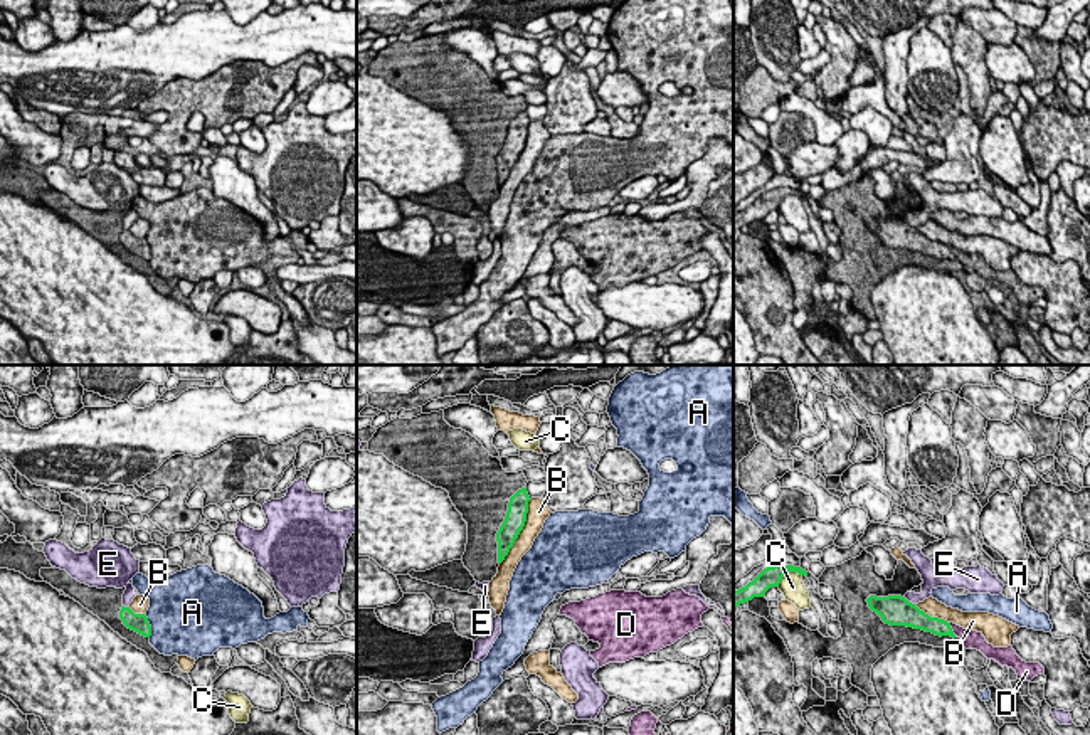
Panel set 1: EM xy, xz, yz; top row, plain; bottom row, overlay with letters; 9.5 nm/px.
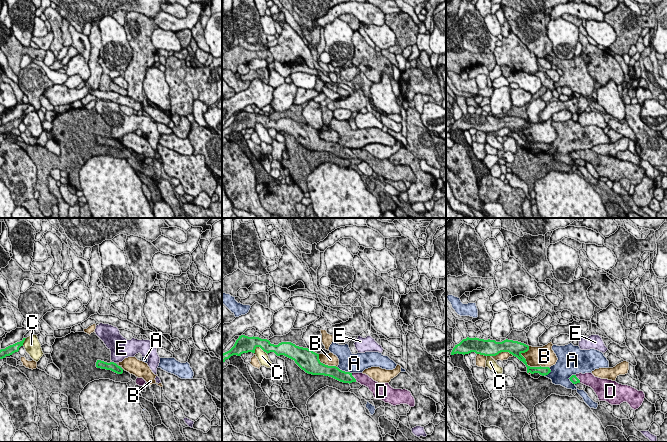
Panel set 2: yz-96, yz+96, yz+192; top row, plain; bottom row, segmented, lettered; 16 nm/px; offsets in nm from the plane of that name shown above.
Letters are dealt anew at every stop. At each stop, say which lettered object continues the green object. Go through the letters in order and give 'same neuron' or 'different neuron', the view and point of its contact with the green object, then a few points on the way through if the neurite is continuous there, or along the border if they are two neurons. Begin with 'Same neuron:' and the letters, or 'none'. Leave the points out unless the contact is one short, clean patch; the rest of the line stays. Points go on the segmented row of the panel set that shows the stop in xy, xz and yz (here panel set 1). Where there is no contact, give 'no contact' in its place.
Same neuron: D
A: different neuron | xy (150, 626)
B: different neuron | xz (520, 530)
C: different neuron | yz (786, 571)
D: same neuron | yz (951, 629) | across yz (937, 626), (951, 629), (973, 639)
E: different neuron | yz (907, 601) | along yz (904, 596), (914, 604)

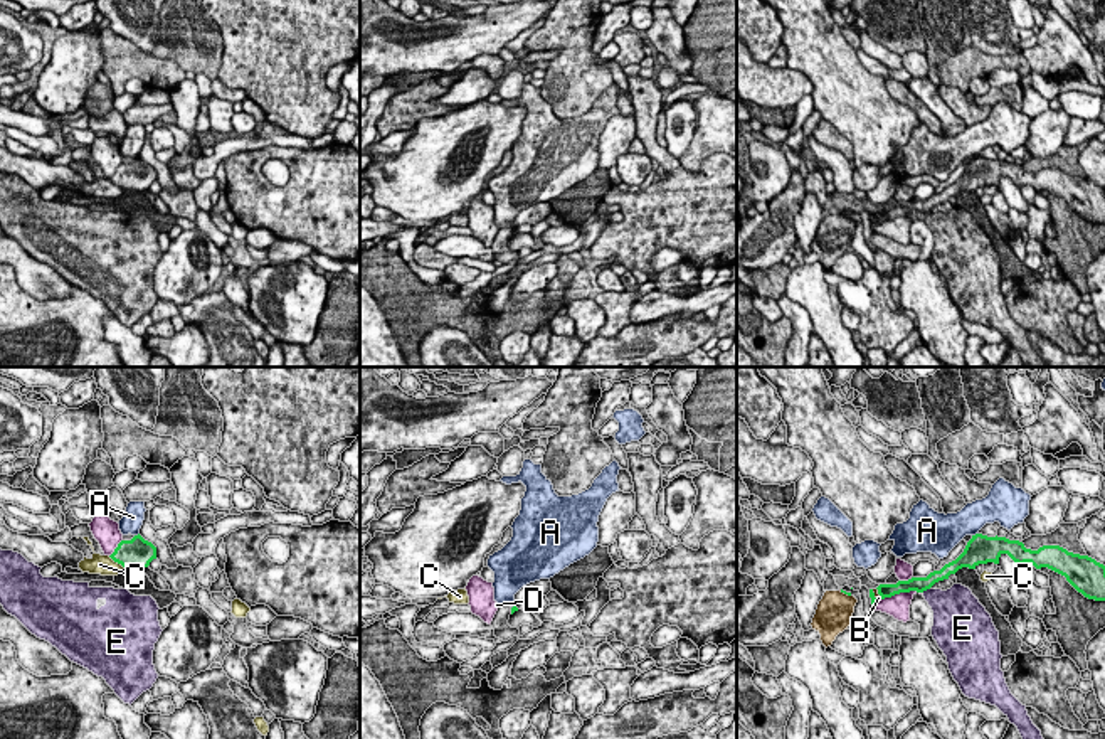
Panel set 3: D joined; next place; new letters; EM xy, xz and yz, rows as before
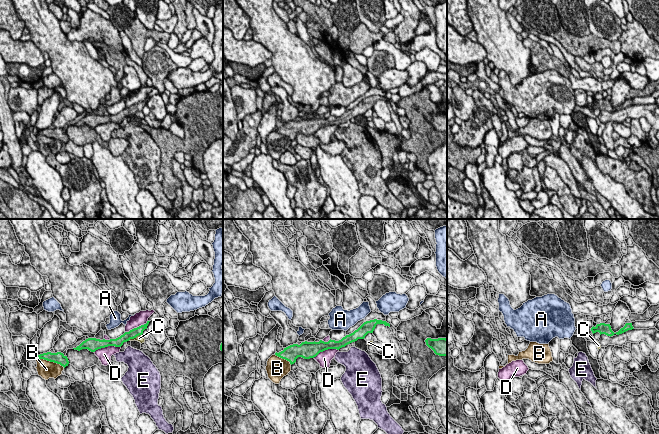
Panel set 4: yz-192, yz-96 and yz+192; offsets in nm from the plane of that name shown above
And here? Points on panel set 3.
Same neuron: none
A: different neuron | yz (976, 534) | along yz (978, 532), (972, 536)
B: different neuron | yz (873, 595)
C: different neuron | xy (116, 561) | along xy (108, 556), (123, 568)
D: different neuron | yz (898, 593)
E: different neuron | yz (925, 590) | along yz (929, 588), (922, 591)

